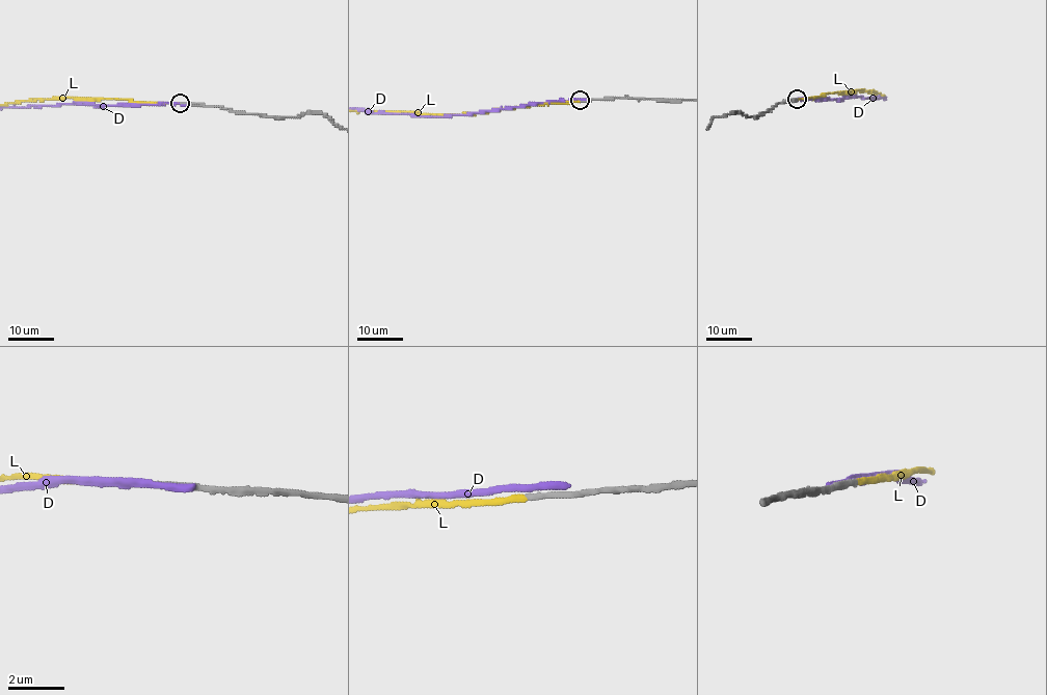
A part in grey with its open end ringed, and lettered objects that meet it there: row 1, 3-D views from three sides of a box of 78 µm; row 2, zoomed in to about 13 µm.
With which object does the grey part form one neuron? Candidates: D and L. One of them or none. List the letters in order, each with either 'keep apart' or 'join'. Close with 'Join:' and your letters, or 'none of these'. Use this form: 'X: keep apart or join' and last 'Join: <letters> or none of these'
D: keep apart
L: join
Join: L

